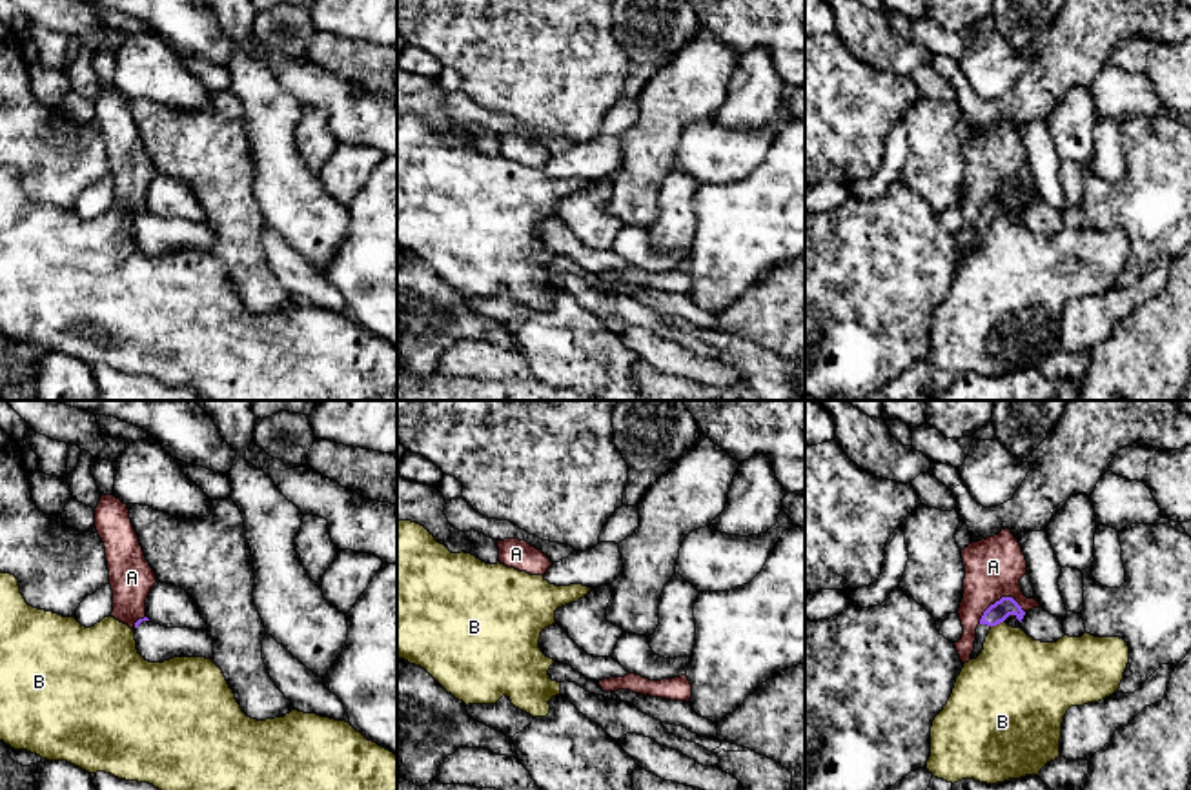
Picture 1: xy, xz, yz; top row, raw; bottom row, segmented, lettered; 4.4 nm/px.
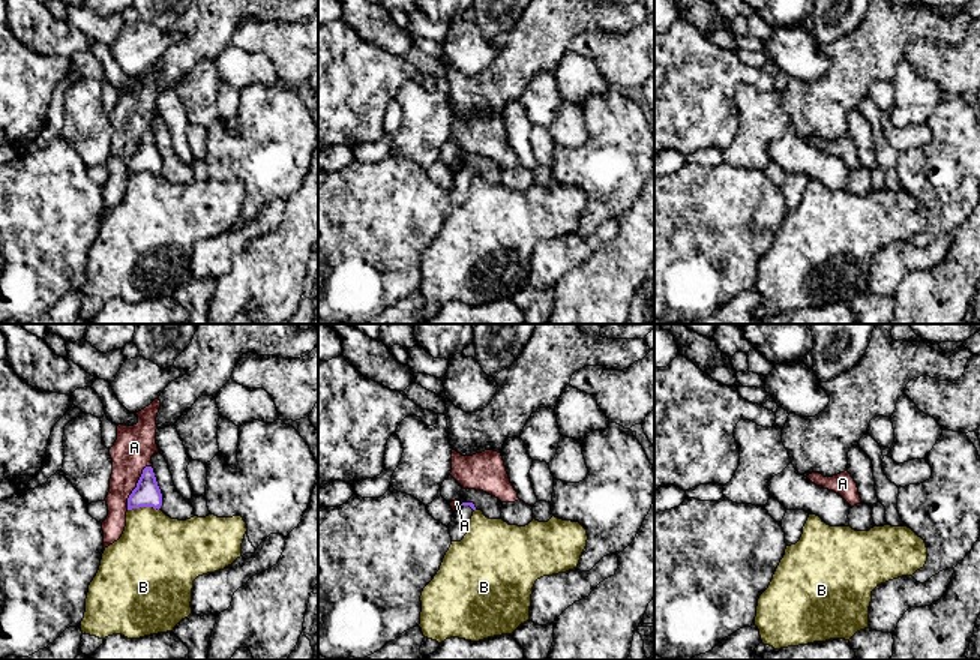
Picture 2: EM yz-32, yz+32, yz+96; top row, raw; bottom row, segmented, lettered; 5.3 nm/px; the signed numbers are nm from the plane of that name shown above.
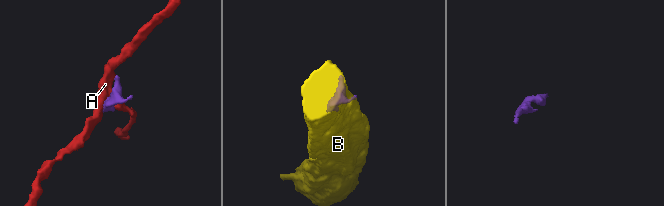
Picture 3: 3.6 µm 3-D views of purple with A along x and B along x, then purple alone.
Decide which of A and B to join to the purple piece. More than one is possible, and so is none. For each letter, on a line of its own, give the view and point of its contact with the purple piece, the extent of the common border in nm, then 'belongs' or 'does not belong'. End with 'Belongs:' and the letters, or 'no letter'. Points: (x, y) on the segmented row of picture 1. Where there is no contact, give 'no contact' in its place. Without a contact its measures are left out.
A: contact yz (1000, 599); length 220 nm; does not belong
B: contact yz (997, 623); length 70 nm; does not belong
Belongs: no letter

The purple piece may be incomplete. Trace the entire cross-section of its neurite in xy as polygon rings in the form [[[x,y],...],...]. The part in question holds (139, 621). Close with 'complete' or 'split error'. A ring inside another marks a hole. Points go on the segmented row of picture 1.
[[[148,617],[135,623],[138,653],[149,663],[164,663],[173,657],[213,659],[213,641],[206,630],[166,628]]] | split error

